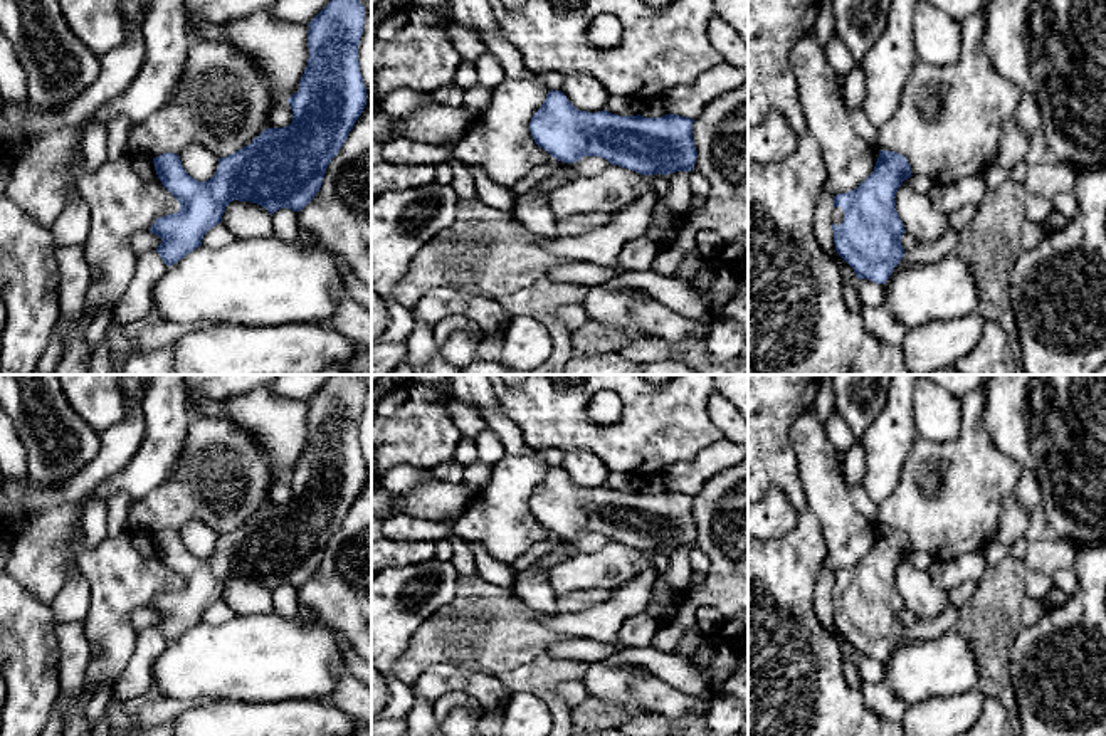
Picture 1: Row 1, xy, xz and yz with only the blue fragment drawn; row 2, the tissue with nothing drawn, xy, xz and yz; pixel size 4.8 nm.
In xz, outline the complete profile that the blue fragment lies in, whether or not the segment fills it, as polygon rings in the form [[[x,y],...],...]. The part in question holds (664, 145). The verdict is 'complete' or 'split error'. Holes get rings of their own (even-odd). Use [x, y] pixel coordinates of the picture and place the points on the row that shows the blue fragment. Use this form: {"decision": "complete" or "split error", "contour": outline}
{"decision": "complete", "contour": [[[551,89],[533,114],[529,131],[558,161],[598,156],[645,176],[693,171],[698,158],[693,123],[677,114],[644,118],[580,111],[561,91]]]}

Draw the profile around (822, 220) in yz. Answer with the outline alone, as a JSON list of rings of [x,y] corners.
[[[825,193],[817,203],[817,210],[814,215],[814,230],[822,250],[834,262],[837,250],[834,244],[832,210],[834,197],[830,193]]]

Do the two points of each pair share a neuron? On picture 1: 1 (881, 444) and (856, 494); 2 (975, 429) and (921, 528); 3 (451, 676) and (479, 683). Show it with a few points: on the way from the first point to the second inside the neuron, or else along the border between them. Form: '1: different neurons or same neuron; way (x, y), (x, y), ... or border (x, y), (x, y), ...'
1: different neurons; border (859, 484), (876, 504)
2: same neuron; way (972, 454), (970, 476), (947, 503)
3: same neuron; way (458, 679), (473, 683)

